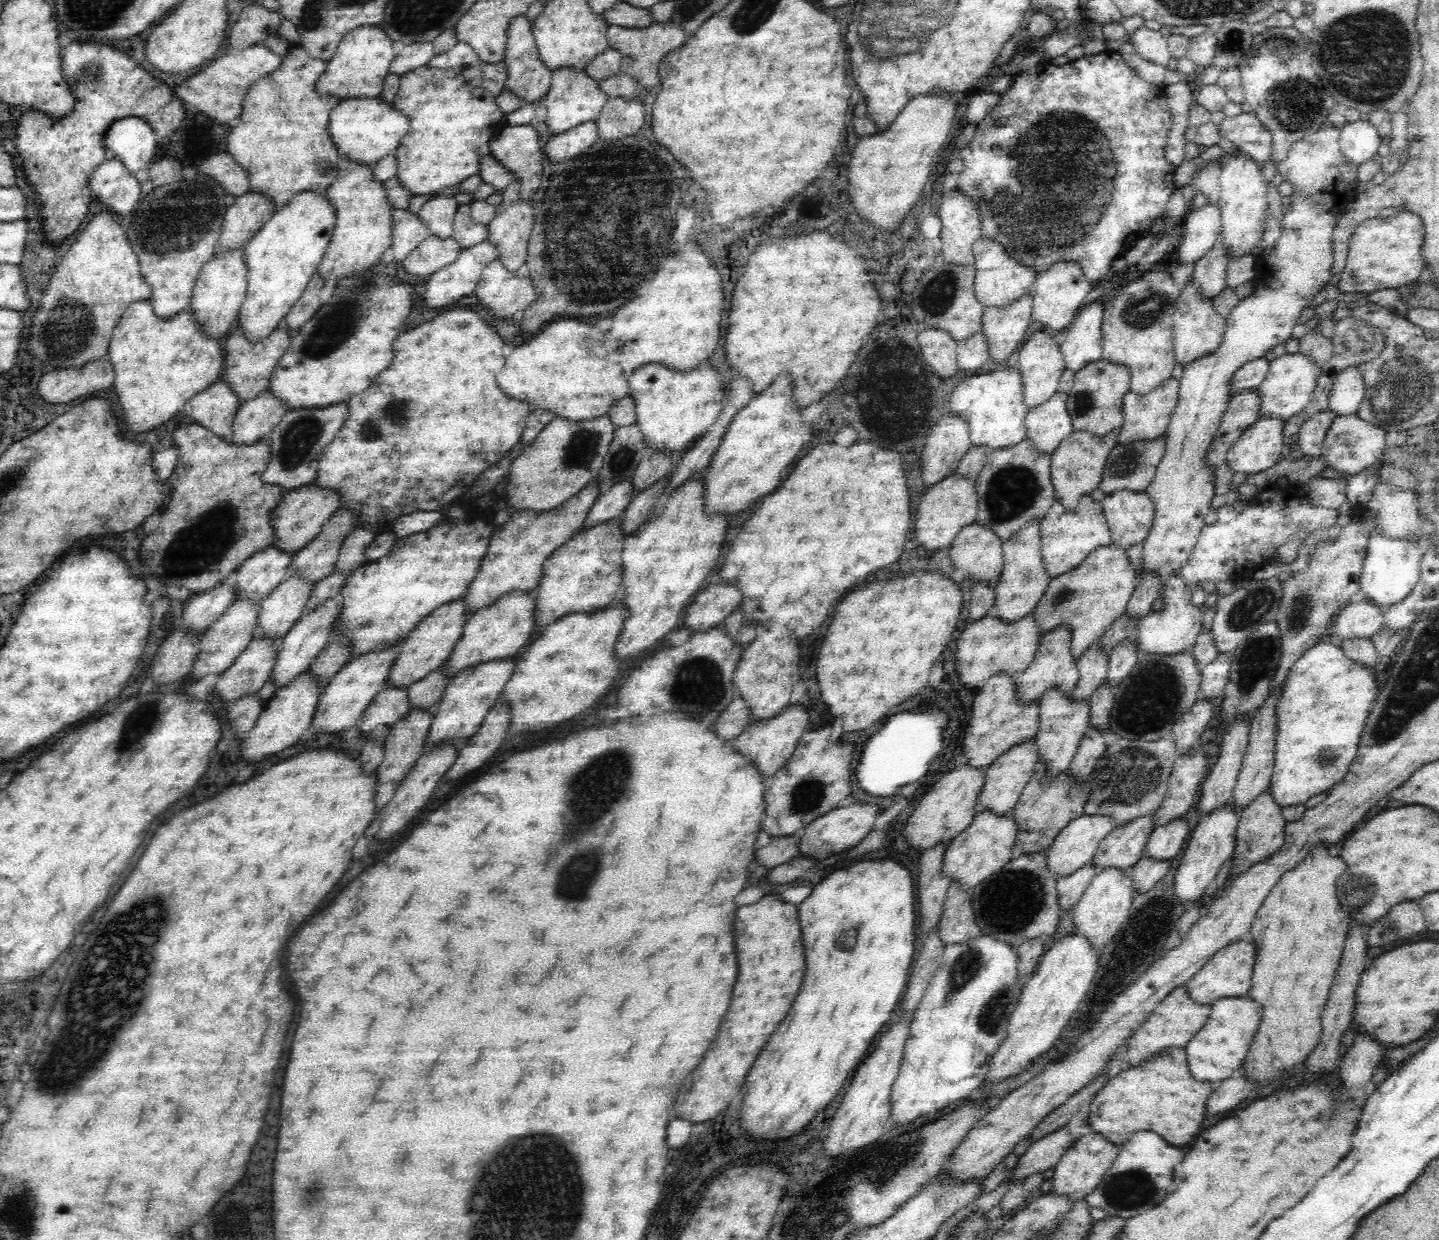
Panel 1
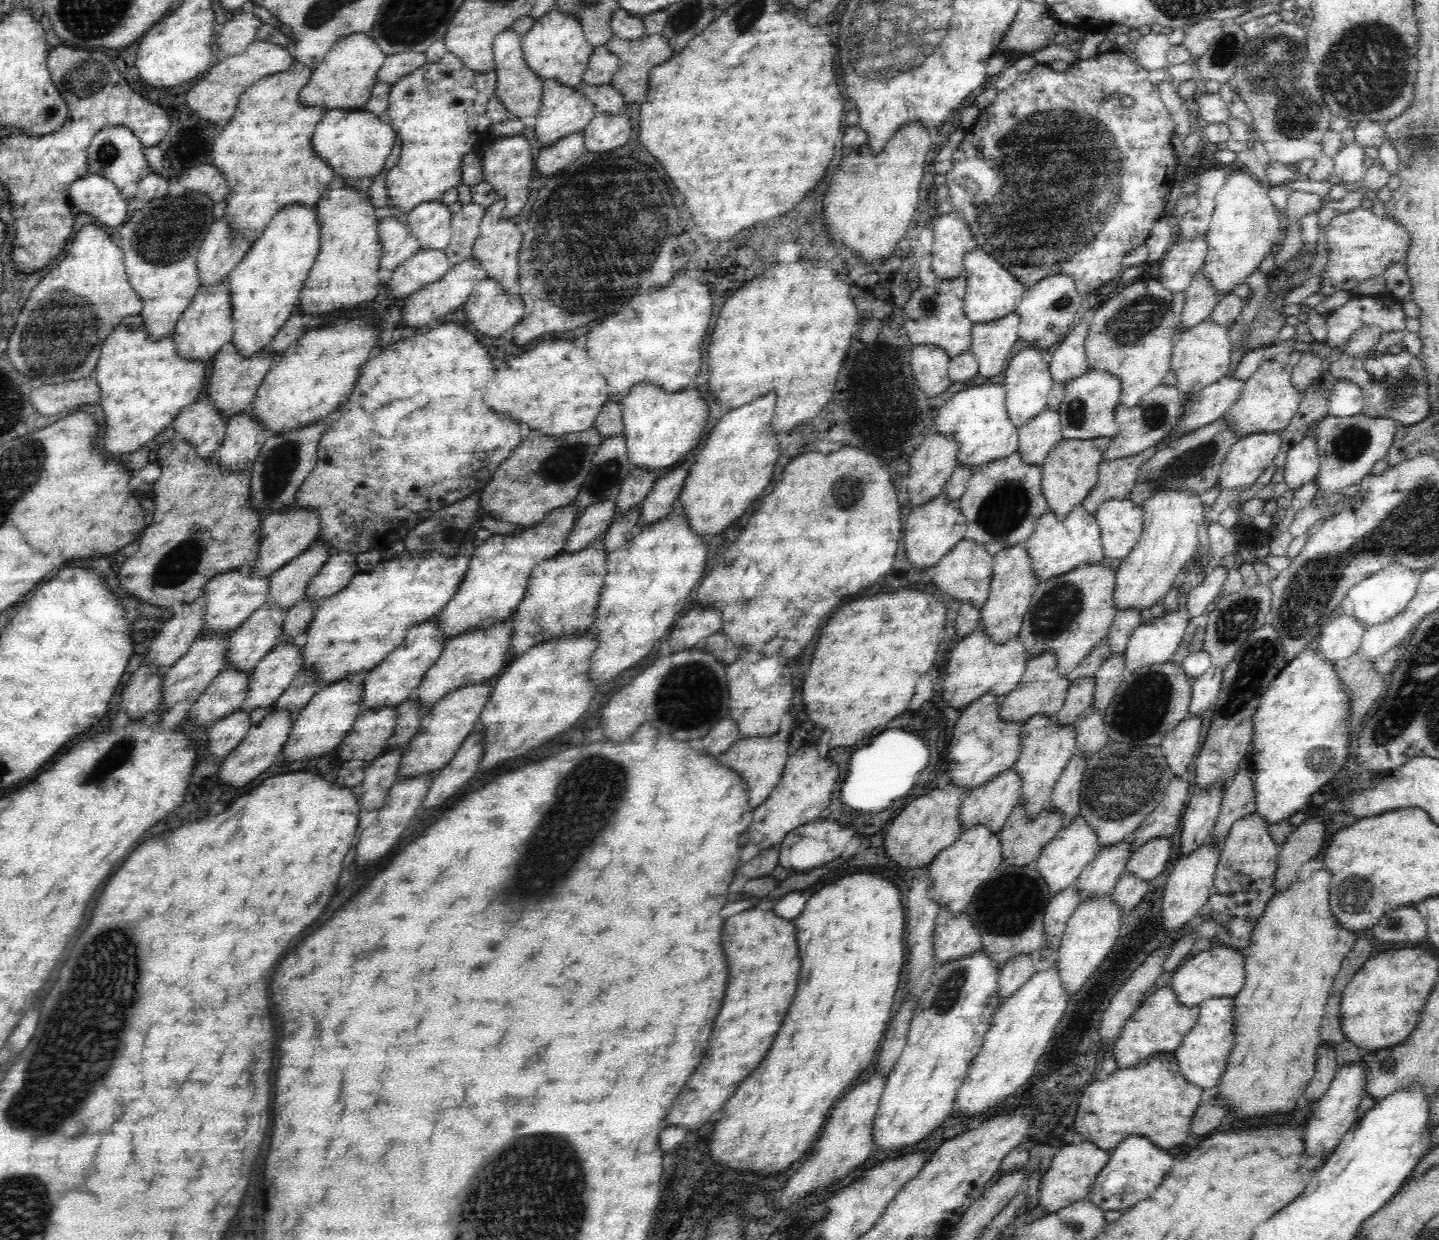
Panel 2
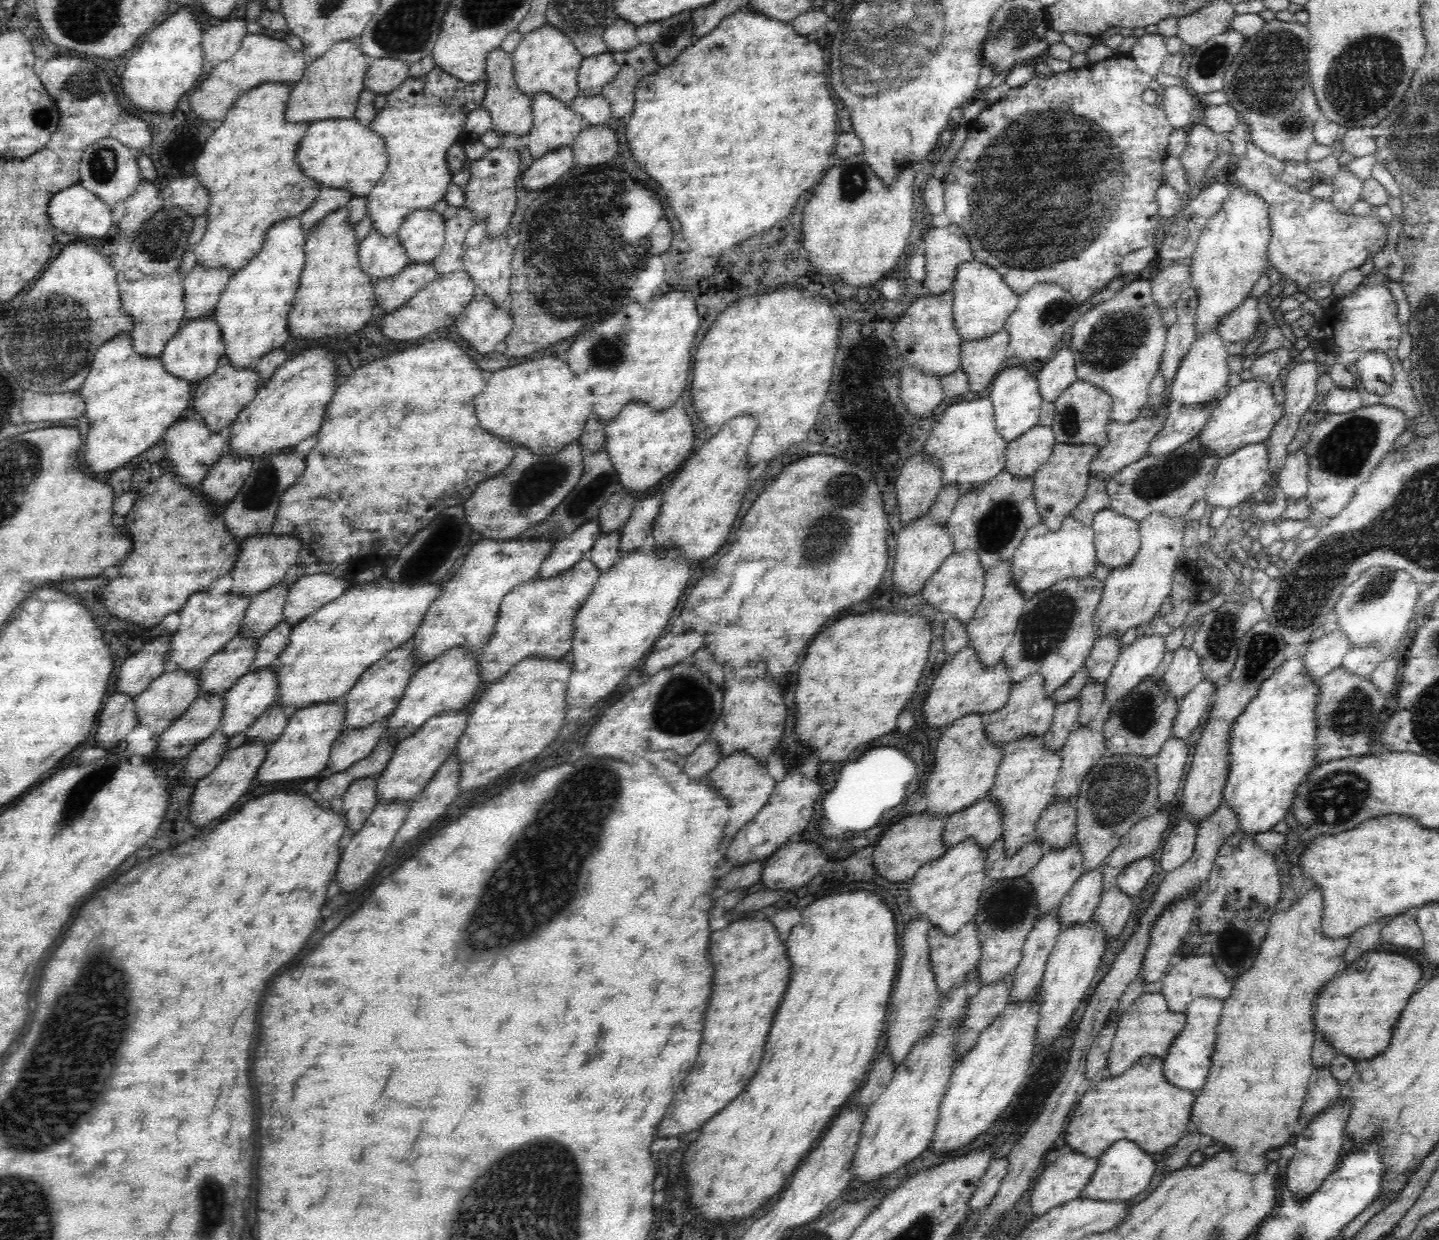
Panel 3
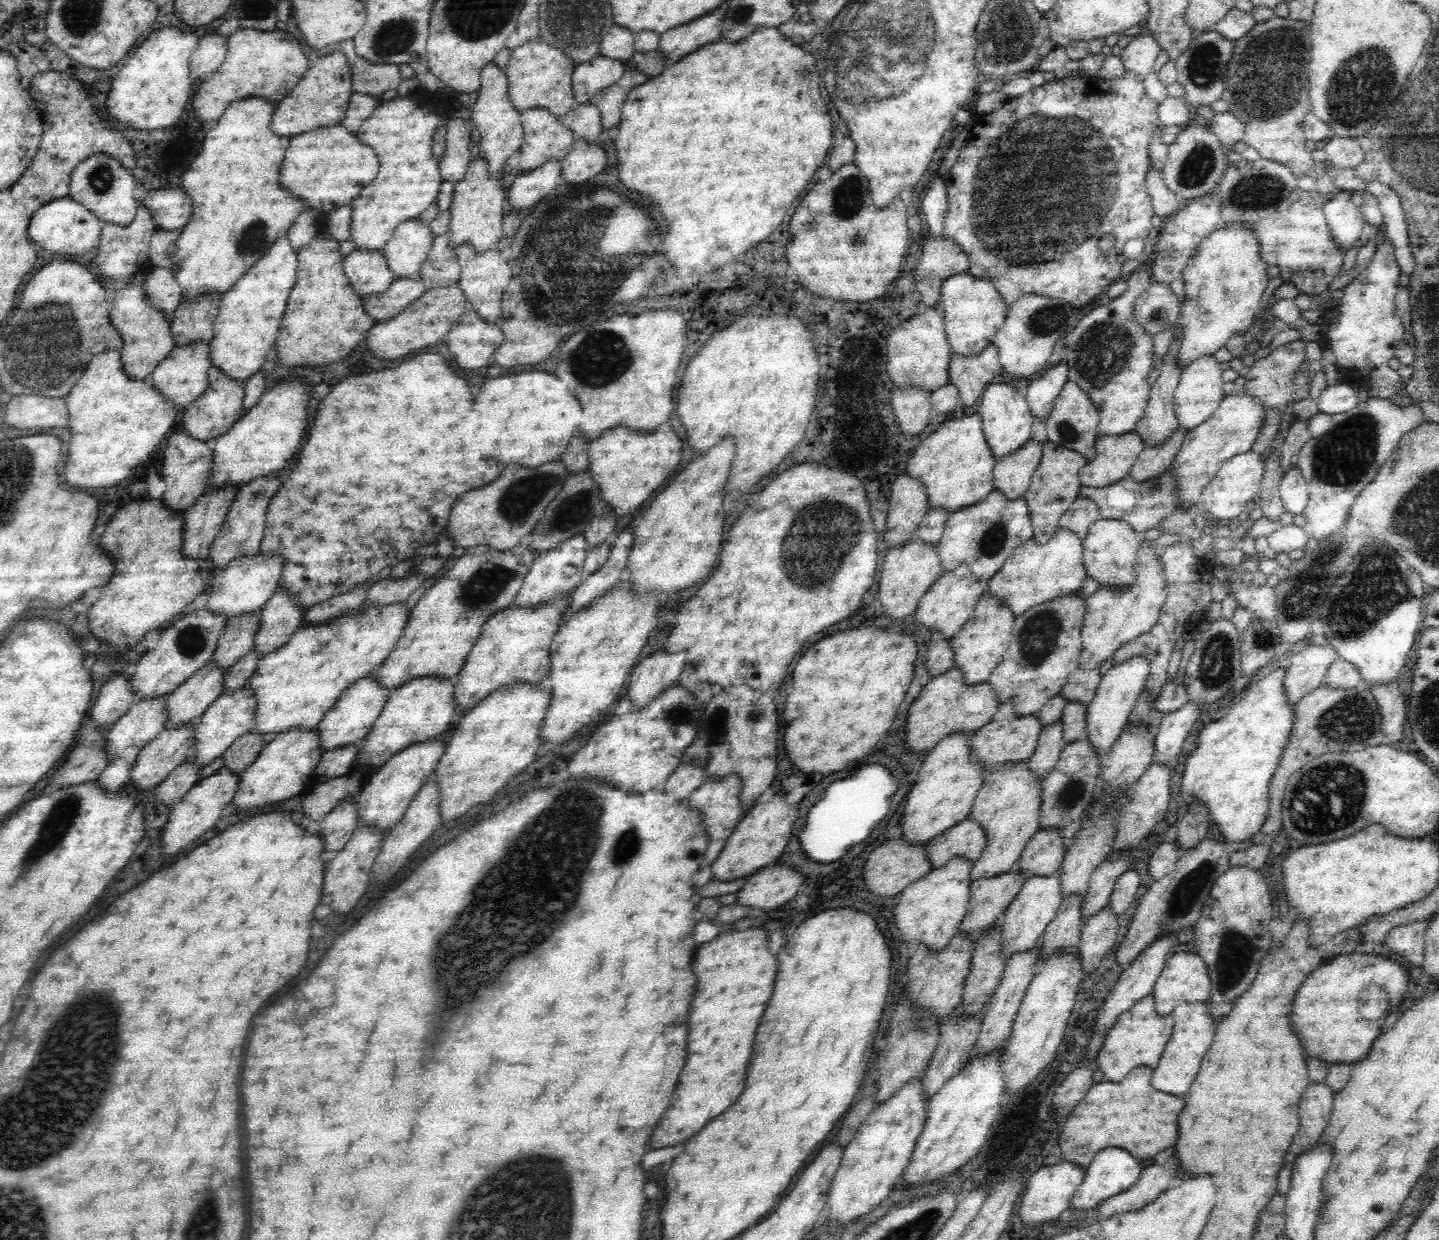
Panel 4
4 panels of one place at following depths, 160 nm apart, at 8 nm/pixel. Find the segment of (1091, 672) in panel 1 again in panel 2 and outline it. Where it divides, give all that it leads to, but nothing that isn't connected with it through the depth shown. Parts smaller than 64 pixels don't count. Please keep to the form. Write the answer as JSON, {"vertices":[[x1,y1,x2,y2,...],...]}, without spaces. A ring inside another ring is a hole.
{"vertices":[[1080,676,1069,686,1064,706,1054,715,1063,725,1074,725,1084,710,1093,704,1095,689,1094,676]]}

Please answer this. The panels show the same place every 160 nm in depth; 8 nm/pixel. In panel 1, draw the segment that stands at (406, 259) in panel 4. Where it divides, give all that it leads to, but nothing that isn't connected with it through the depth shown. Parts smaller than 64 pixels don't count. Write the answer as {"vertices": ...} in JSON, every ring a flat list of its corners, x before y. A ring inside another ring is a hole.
{"vertices":[[436,195,422,206,418,215,429,228,430,234,444,240,452,236,458,207,459,203,454,196]]}

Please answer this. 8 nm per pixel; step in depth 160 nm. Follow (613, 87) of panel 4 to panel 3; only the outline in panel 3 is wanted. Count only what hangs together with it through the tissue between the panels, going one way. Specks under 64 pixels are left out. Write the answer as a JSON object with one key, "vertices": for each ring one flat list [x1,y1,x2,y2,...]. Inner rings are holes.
{"vertices":[[640,43,632,50,610,51,620,70,604,85,602,97,610,103,612,122,630,115,636,102,636,87,643,76,656,72,660,66,655,59,651,44]]}

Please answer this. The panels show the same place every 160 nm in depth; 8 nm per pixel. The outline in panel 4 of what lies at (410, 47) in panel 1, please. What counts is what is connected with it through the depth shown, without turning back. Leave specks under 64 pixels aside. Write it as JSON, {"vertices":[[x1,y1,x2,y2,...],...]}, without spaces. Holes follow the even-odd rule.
{"vertices":[[346,40,342,44,334,44,330,50,343,52,346,55,351,68,354,93,379,98,382,92,399,87,404,79,400,75,400,65,374,64,370,60,358,56,352,40]]}

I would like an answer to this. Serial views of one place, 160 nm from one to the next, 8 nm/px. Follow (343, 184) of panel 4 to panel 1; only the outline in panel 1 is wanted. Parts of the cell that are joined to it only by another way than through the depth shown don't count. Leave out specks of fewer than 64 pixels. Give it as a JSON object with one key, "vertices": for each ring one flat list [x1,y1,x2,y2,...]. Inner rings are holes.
{"vertices":[[380,98,342,99,329,116,328,135,337,148,337,154,349,156,351,160,374,165,382,156,393,153,403,136,409,132,409,119,394,104]]}

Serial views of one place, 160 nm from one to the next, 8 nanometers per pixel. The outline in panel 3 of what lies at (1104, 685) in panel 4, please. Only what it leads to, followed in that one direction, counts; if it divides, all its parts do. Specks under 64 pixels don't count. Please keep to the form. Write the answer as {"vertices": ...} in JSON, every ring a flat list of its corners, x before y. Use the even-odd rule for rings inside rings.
{"vertices":[[1136,636,1130,646,1122,647,1118,660,1105,682,1105,699,1114,706,1126,692,1148,676,1154,675,1168,648,1166,636]]}

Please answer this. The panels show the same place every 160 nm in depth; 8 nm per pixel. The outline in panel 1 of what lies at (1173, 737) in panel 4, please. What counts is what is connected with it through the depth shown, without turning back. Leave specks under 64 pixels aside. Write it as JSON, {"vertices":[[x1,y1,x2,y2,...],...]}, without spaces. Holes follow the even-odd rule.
{"vertices":[[1222,652,1201,669,1201,698,1211,699,1224,695,1225,684,1229,681,1231,659,1230,652]]}

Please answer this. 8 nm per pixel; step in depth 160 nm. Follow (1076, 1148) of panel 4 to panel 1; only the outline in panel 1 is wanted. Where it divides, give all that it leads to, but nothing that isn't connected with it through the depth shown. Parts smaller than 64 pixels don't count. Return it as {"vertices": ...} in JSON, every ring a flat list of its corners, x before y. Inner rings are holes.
{"vertices":[[1163,1048,1142,1066,1120,1072,1100,1088,1090,1102,1089,1128,1119,1146,1138,1130,1152,1130,1168,1144,1182,1146,1200,1134,1210,1094,1212,1084,1192,1080,1185,1048]]}

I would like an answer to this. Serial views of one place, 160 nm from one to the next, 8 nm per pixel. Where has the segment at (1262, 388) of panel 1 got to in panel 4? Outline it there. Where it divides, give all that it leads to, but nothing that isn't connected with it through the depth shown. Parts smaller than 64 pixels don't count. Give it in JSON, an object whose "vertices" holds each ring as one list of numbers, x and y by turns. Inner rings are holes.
{"vertices":[[1237,390,1220,401,1210,418,1188,432,1174,461,1174,475,1182,500,1180,508,1186,511,1193,505,1199,505,1200,493,1220,471,1222,464,1252,449,1264,424,1265,412,1266,408,1259,400]]}

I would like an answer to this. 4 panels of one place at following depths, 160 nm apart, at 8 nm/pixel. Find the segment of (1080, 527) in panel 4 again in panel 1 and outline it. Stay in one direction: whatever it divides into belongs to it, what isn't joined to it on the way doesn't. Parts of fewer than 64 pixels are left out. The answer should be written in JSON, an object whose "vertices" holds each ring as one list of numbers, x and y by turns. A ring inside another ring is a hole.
{"vertices":[[1164,432,1152,441,1138,441,1128,445,1118,444,1108,458,1099,488,1089,495,1094,500,1101,501,1104,500,1105,495,1111,495,1116,490,1144,491,1152,483,1156,468,1164,458,1166,442,1168,442,1167,432]]}

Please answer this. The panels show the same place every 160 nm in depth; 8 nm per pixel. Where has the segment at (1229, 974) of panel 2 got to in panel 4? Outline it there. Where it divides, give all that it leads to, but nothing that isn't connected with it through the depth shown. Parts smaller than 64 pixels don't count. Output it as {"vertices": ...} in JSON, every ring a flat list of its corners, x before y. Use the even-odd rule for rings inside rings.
{"vertices":[[1175,953,1161,970,1151,996,1160,1016,1170,1015,1182,1002,1209,1001,1212,982,1204,960,1192,953]]}

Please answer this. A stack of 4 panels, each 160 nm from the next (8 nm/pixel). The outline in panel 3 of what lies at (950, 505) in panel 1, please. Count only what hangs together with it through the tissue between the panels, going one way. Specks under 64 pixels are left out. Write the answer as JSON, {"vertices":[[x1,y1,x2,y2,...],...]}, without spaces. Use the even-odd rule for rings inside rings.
{"vertices":[[920,516,915,521,903,525,896,539,896,566,894,566,894,586,900,594,916,594,924,587,930,576,938,570,953,552,952,536,947,530,947,523,935,522,933,518]]}

